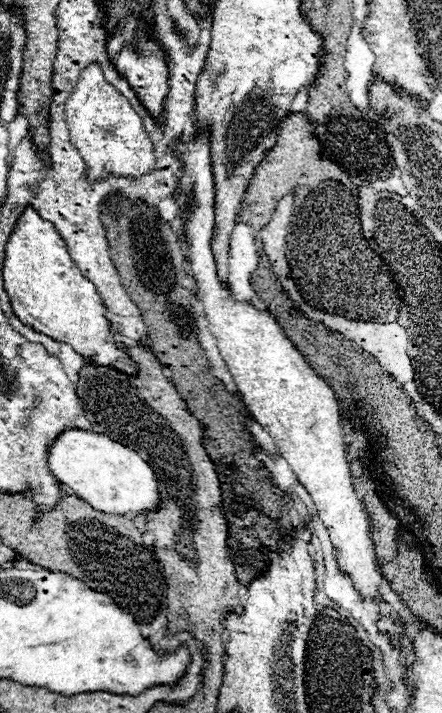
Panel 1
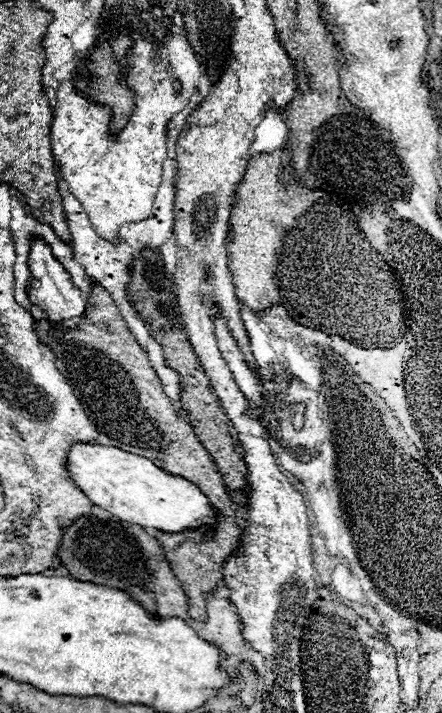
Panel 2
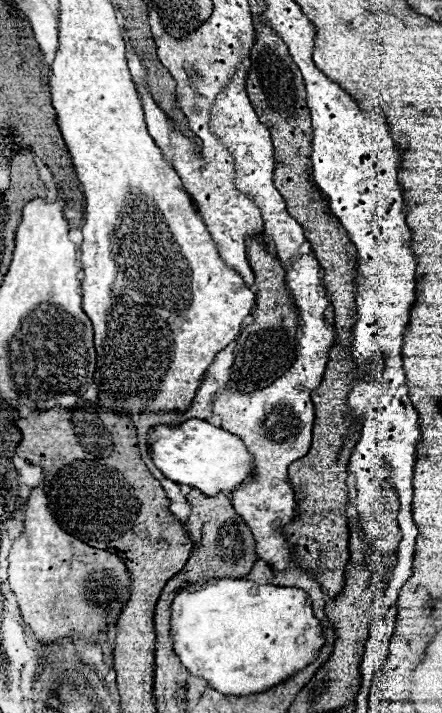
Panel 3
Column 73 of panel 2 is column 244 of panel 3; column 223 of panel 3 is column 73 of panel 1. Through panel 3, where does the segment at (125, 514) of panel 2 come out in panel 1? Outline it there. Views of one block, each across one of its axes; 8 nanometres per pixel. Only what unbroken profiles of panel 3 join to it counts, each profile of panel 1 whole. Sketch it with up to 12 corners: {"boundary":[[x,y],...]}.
{"boundary":[[64,430],[50,472],[110,514],[158,506],[158,482],[134,450]]}

